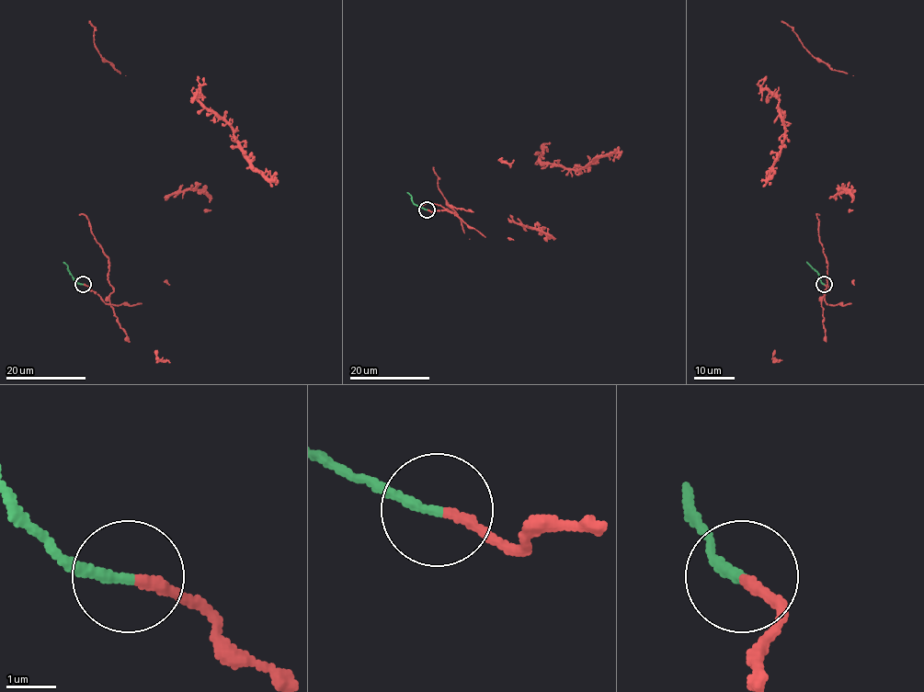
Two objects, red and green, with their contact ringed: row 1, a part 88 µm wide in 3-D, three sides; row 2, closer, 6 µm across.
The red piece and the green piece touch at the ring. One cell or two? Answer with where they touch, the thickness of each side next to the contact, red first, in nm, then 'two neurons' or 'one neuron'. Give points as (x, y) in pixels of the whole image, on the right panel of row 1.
at (824, 284); 190 nm thick on the red side, 200 nm on the other; two neurons

